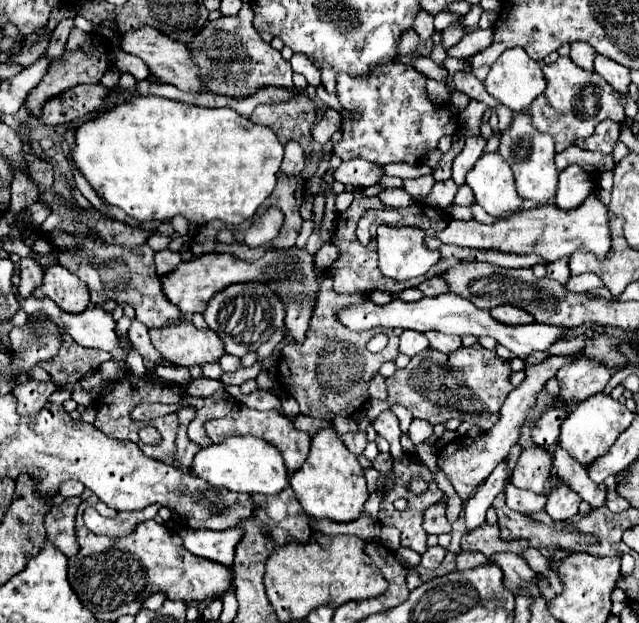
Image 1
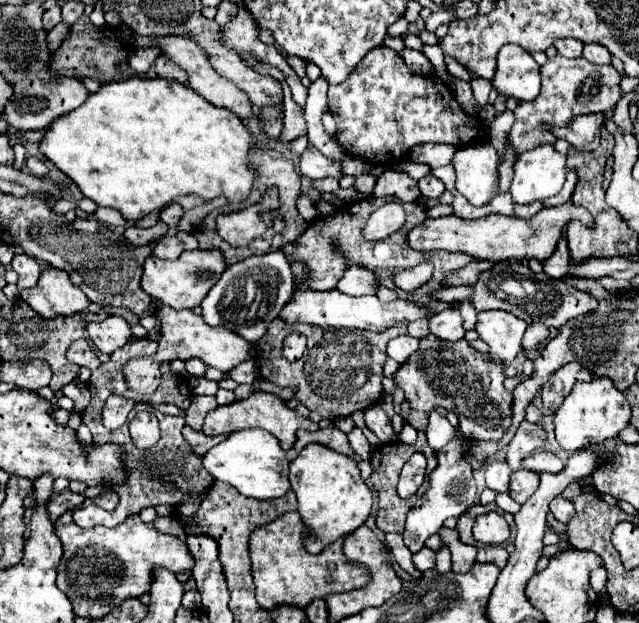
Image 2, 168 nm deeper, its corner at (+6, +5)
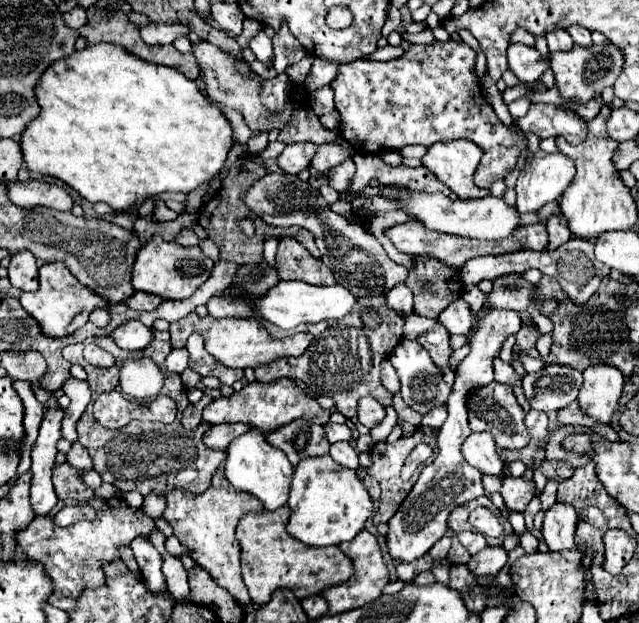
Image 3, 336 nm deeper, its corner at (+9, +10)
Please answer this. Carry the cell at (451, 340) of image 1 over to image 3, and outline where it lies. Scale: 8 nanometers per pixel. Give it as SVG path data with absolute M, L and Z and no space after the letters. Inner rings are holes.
M457 298L439 314L439 322L449 330L449 334L467 334L473 330L475 316L469 304L463 298Z

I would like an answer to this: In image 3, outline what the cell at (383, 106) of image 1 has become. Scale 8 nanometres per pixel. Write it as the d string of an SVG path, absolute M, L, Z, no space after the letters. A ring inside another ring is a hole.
M435 40L431 46L411 46L399 58L389 62L371 62L363 58L341 64L331 88L335 92L335 108L341 114L339 132L357 152L379 154L381 150L399 150L407 144L431 146L435 140L467 138L473 140L484 154L475 172L475 184L479 188L489 188L495 180L513 172L521 150L527 148L527 138L505 126L483 96L481 82L475 80L475 50L465 42Z

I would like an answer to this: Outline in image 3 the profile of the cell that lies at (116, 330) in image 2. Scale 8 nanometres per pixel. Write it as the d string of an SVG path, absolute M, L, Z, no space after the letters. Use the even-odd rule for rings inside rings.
M131 320L123 326L119 326L113 334L111 340L115 340L115 344L123 350L129 352L143 352L151 342L153 342L153 332L151 328L139 324L137 320Z

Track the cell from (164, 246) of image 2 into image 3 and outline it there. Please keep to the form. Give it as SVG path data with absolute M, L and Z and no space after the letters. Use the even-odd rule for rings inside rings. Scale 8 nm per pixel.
M183 230L177 238L175 238L177 244L181 246L197 246L199 244L199 236L193 232L193 230Z

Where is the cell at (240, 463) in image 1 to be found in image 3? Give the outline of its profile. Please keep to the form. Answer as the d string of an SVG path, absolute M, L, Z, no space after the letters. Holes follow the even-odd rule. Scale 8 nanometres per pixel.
M253 428L229 444L229 454L225 460L225 476L237 490L257 496L265 504L265 510L273 512L279 506L283 506L289 498L293 466L283 452L267 444L263 432L255 432Z

